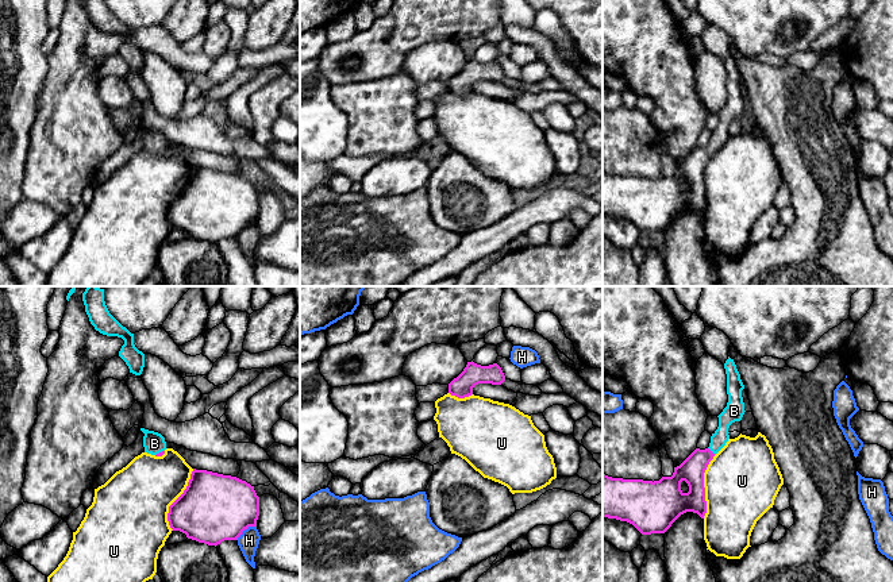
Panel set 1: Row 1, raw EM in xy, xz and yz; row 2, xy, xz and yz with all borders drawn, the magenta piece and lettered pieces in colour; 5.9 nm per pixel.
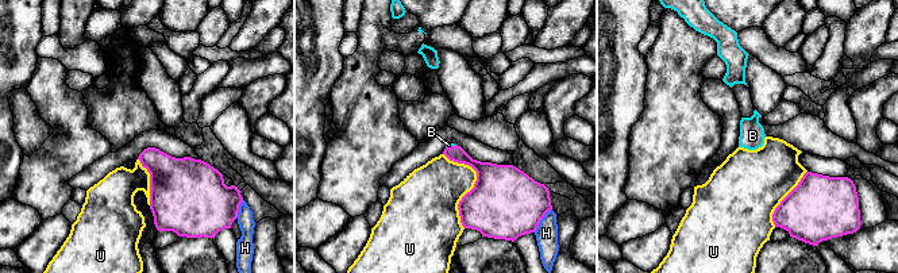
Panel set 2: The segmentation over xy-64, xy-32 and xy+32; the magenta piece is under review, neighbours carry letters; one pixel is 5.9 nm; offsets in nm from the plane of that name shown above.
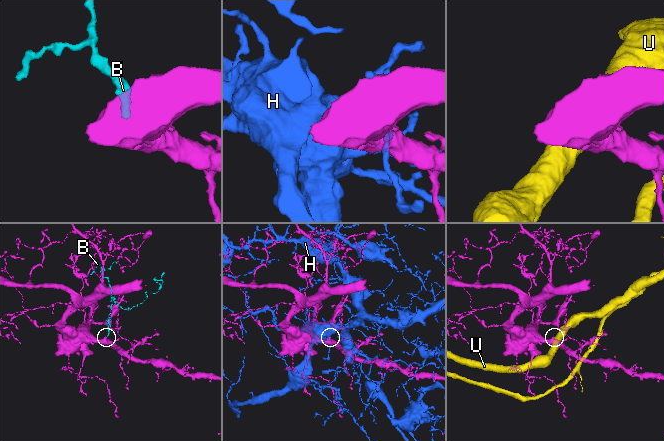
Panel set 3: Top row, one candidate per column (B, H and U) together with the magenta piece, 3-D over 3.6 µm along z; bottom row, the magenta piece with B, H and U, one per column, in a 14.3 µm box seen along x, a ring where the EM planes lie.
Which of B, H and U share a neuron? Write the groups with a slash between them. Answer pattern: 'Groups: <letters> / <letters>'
Groups: B / H / U

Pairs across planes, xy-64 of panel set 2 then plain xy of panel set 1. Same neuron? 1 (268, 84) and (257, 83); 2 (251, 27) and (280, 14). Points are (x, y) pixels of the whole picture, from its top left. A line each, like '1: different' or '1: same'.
1: different
2: same

